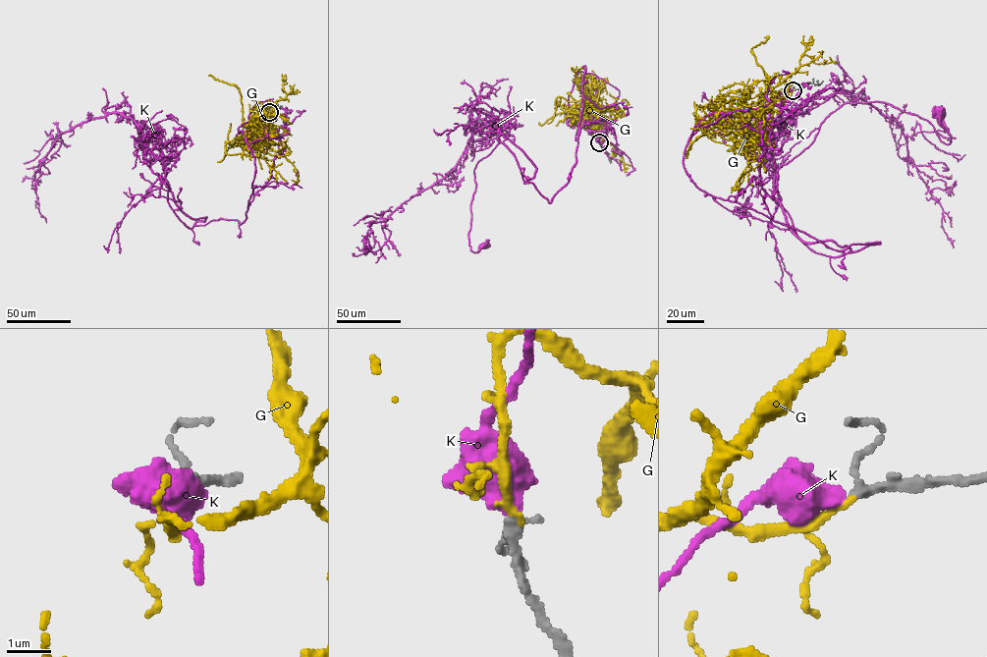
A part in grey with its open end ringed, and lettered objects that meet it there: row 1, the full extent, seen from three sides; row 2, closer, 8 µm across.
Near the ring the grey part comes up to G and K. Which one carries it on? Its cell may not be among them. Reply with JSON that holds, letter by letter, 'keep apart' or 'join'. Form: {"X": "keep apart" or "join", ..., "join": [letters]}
{"G": "join", "K": "keep apart", "join": ["G"]}

